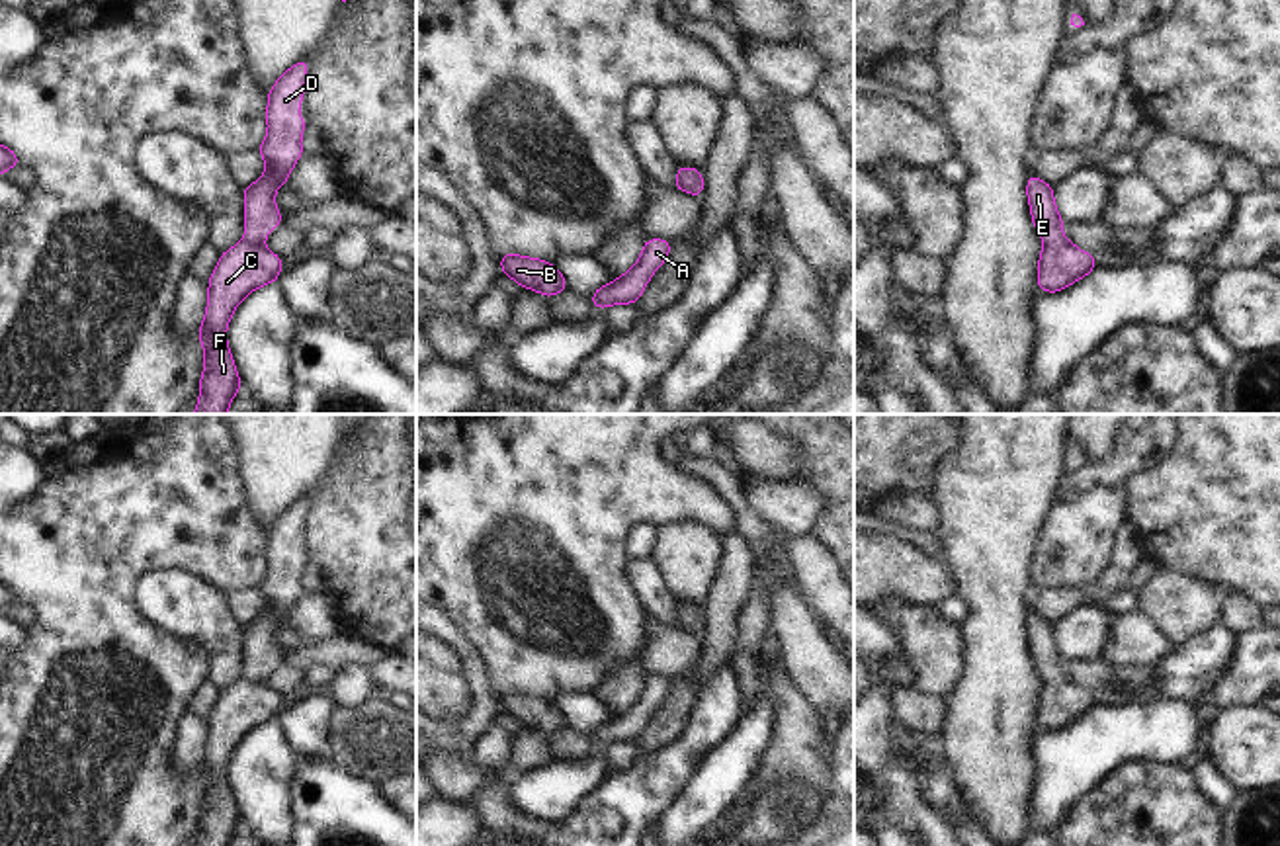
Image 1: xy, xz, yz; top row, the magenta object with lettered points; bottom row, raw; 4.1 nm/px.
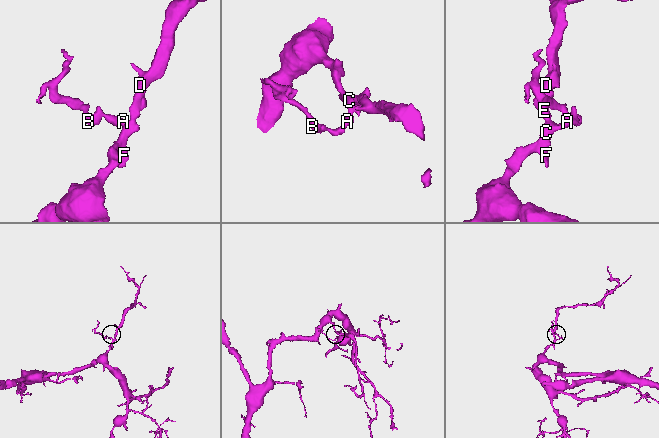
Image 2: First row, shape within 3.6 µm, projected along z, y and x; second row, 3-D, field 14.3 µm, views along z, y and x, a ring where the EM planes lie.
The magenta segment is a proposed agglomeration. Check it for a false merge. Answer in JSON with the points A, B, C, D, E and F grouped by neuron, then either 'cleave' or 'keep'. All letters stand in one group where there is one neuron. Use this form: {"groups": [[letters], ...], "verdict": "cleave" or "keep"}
{"groups": [["A", "B", "C", "D", "E", "F"]], "verdict": "keep"}

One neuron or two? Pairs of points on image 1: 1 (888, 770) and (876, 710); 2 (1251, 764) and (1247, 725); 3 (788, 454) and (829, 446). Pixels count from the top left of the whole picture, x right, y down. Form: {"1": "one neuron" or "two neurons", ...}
{"1": "one neuron", "2": "one neuron", "3": "two neurons"}

